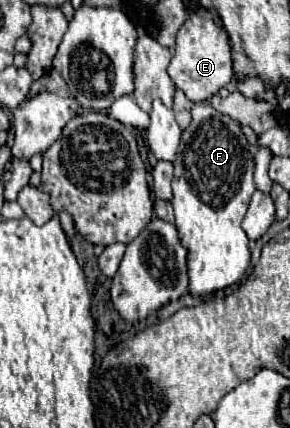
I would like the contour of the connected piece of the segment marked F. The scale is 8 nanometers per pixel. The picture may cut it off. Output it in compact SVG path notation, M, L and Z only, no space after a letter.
M209 102L195 104L191 110L191 124L181 134L181 144L175 160L175 178L173 178L173 210L175 226L183 246L189 248L189 292L193 296L207 296L225 286L235 284L247 272L251 264L249 238L241 228L241 220L247 212L251 194L255 192L253 182L253 152L247 142L247 136L241 130L237 120L217 112Z

